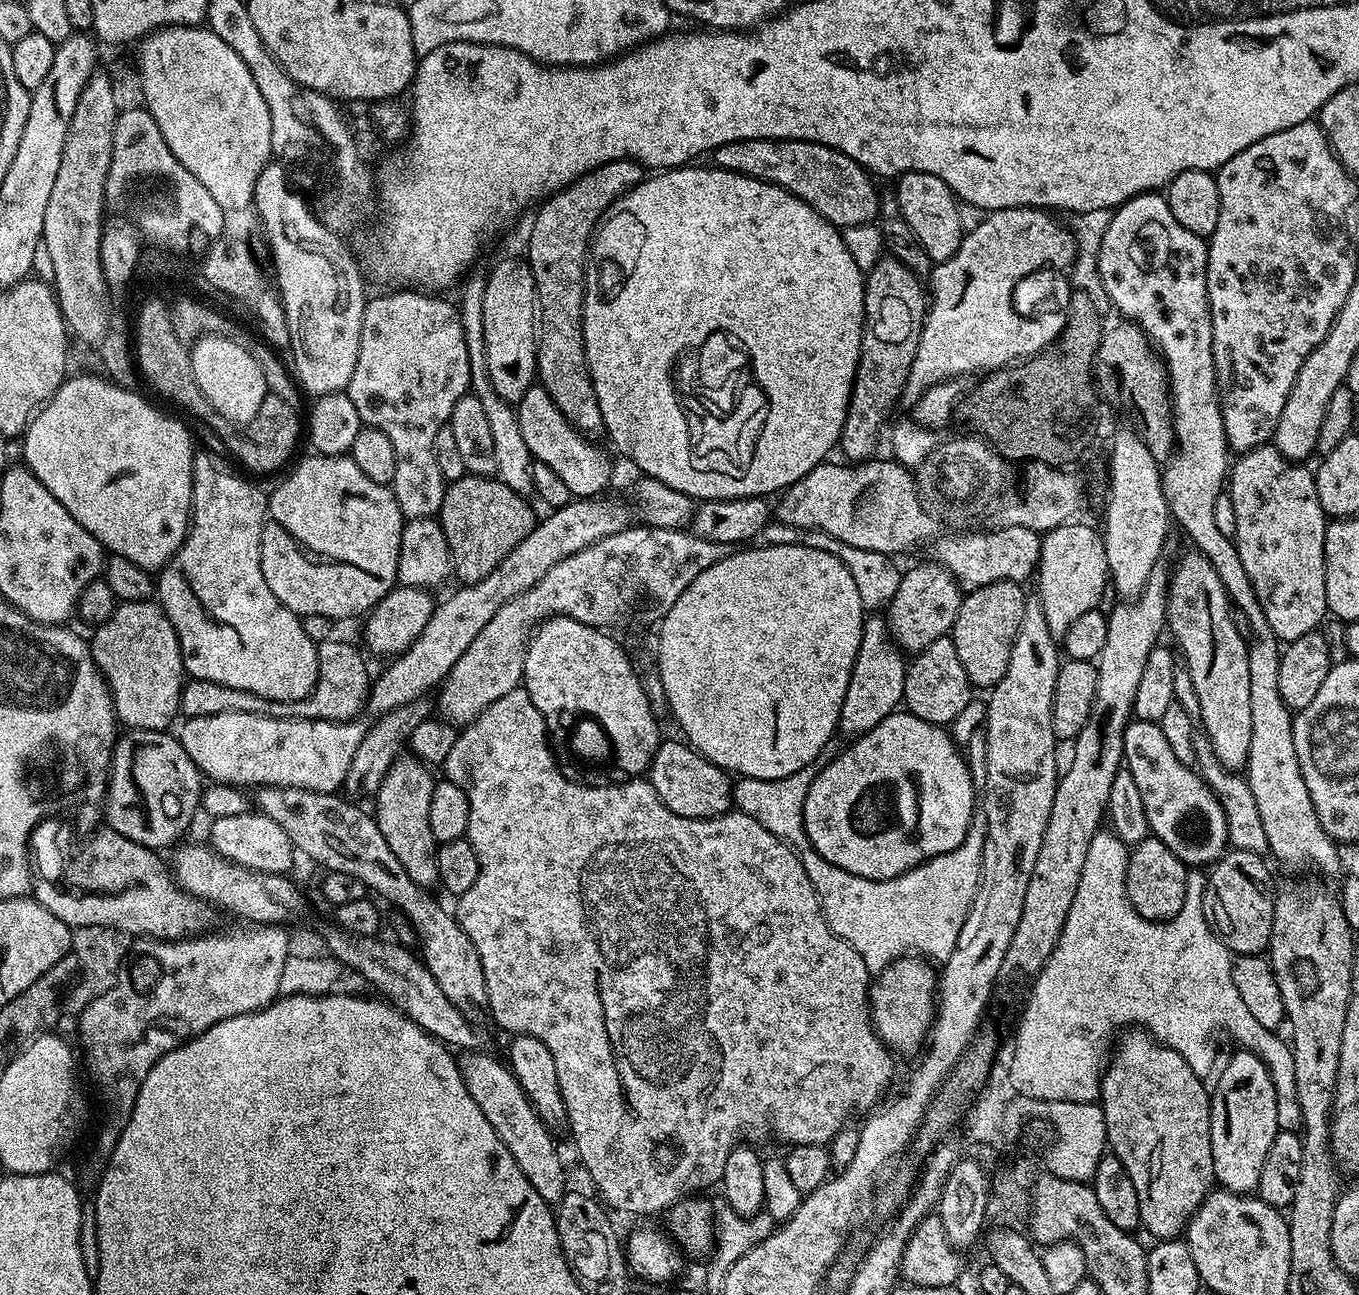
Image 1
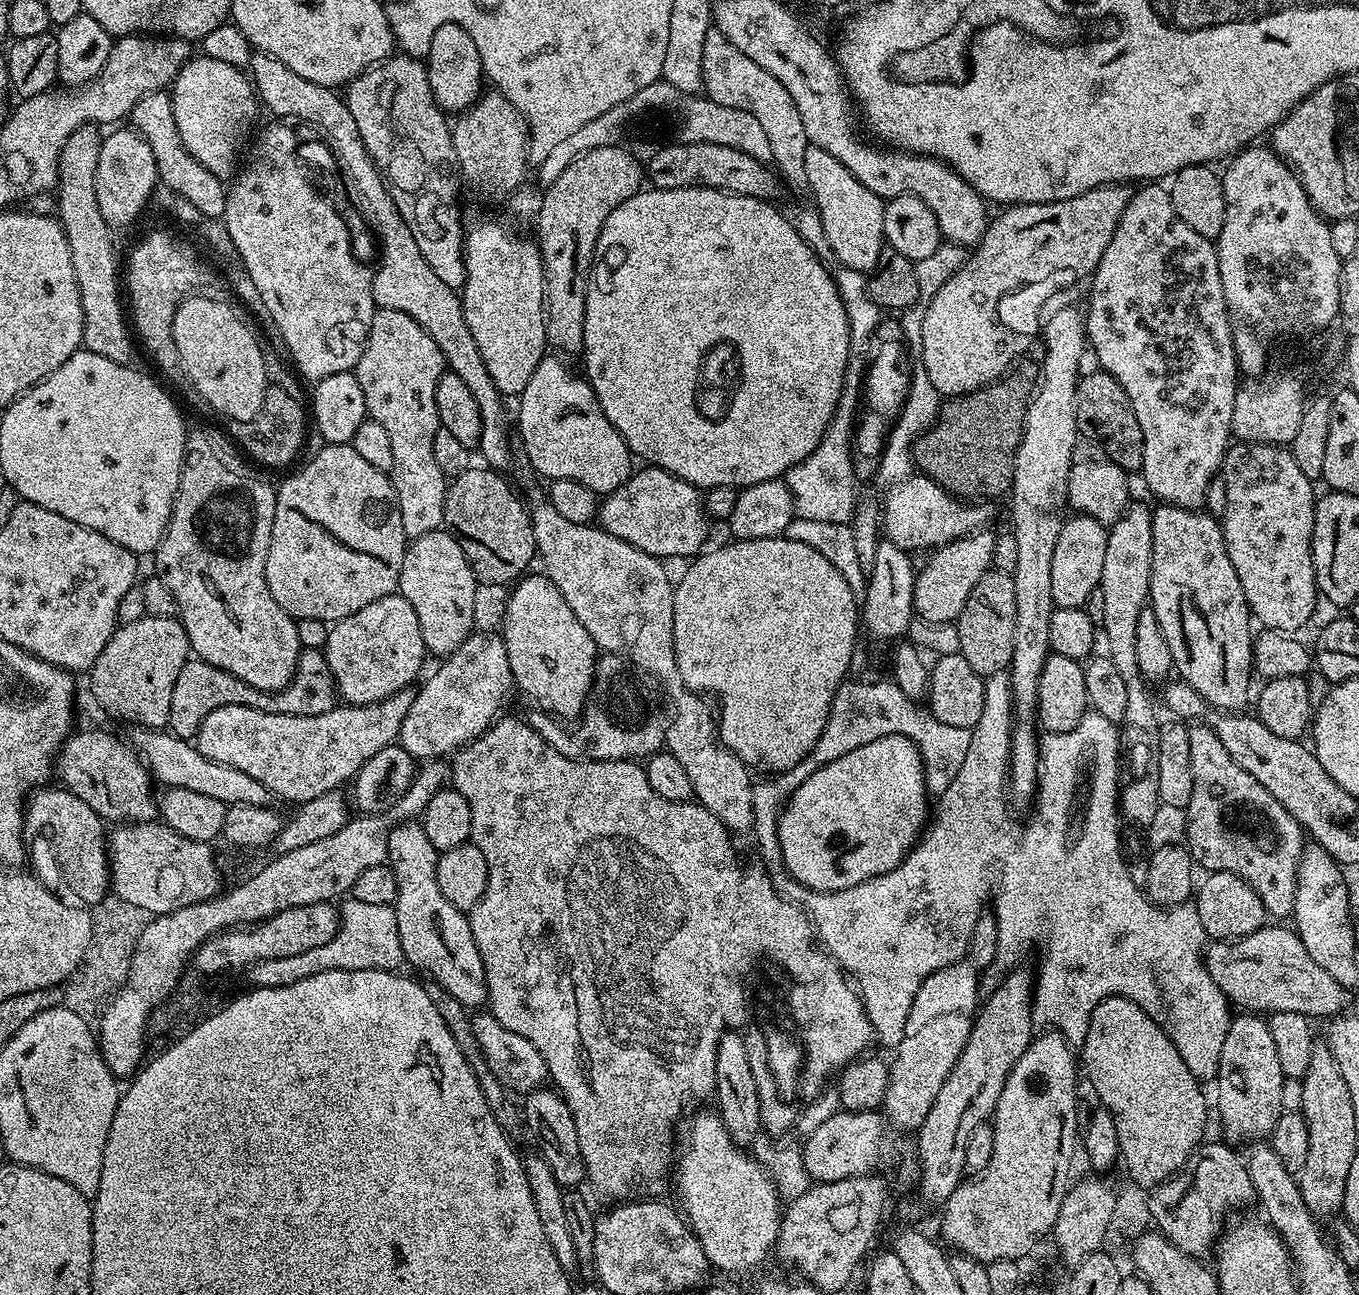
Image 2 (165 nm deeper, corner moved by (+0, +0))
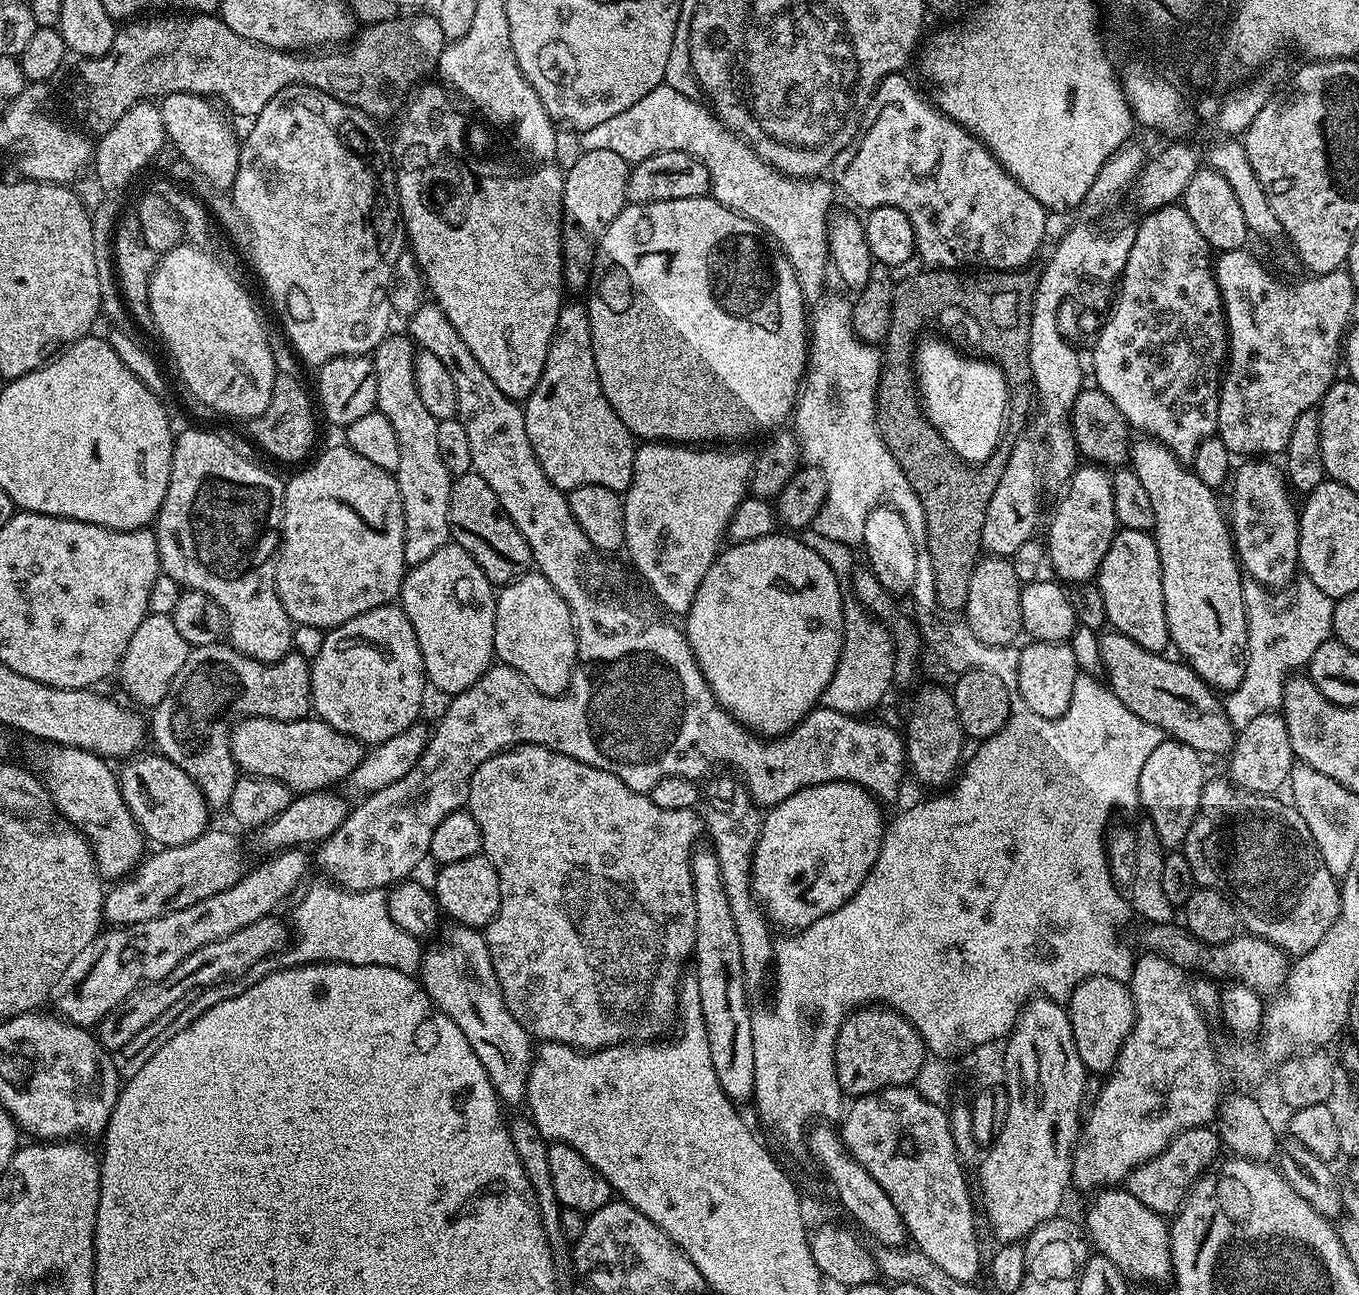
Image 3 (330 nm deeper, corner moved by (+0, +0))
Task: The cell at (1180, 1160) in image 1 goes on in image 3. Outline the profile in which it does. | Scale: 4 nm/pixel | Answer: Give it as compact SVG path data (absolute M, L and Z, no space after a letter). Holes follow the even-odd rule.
M1101 976L1083 980L1068 997L1066 1007L1072 1018L1074 1046L1078 1046L1078 1058L1082 1058L1085 1069L1089 1073L1111 1073L1136 1021L1136 1007L1129 985L1123 980Z

